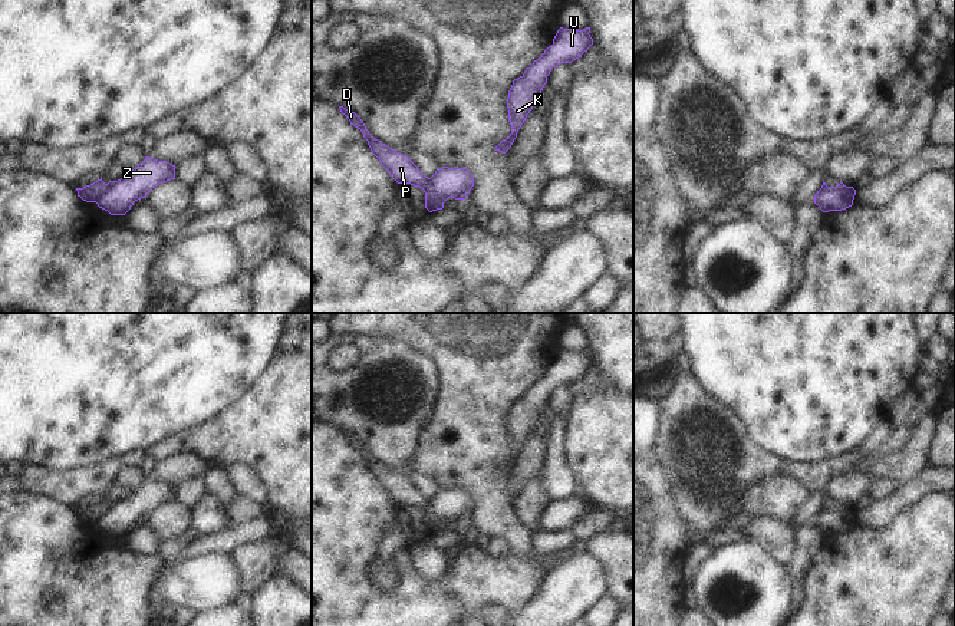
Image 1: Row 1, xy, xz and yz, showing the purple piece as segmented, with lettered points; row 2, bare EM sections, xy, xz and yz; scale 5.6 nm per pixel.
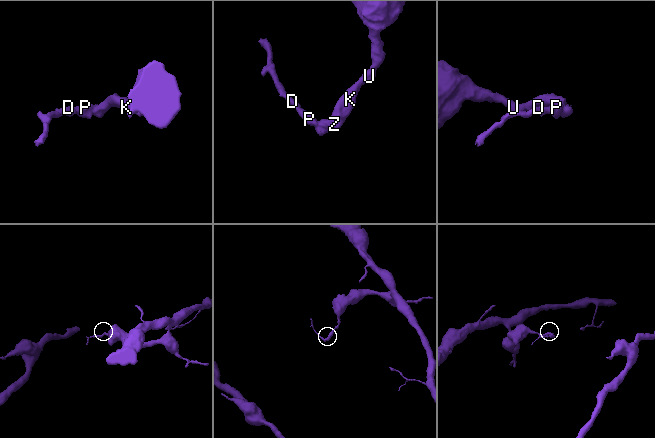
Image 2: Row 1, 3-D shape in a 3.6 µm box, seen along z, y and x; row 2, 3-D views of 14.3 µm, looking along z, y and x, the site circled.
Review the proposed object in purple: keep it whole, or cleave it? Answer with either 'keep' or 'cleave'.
cleave

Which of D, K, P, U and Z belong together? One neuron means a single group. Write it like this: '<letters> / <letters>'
D P / K U Z

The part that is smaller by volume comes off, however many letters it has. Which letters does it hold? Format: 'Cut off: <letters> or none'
Cut off: D, P

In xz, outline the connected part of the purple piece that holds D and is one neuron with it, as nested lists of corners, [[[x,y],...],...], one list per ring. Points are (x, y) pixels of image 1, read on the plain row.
[[[339,428],[339,431],[349,441],[350,447],[362,452],[372,475],[398,505],[419,508],[424,511],[425,518],[432,518],[432,515],[428,513],[428,498],[425,498],[406,477],[399,475],[375,461],[366,451],[363,442],[355,434],[343,428]]]

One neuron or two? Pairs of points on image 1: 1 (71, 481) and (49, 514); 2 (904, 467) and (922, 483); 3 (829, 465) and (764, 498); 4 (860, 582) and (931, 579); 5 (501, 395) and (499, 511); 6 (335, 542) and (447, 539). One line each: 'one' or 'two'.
1: two
2: two
3: two
4: one
5: one
6: two

